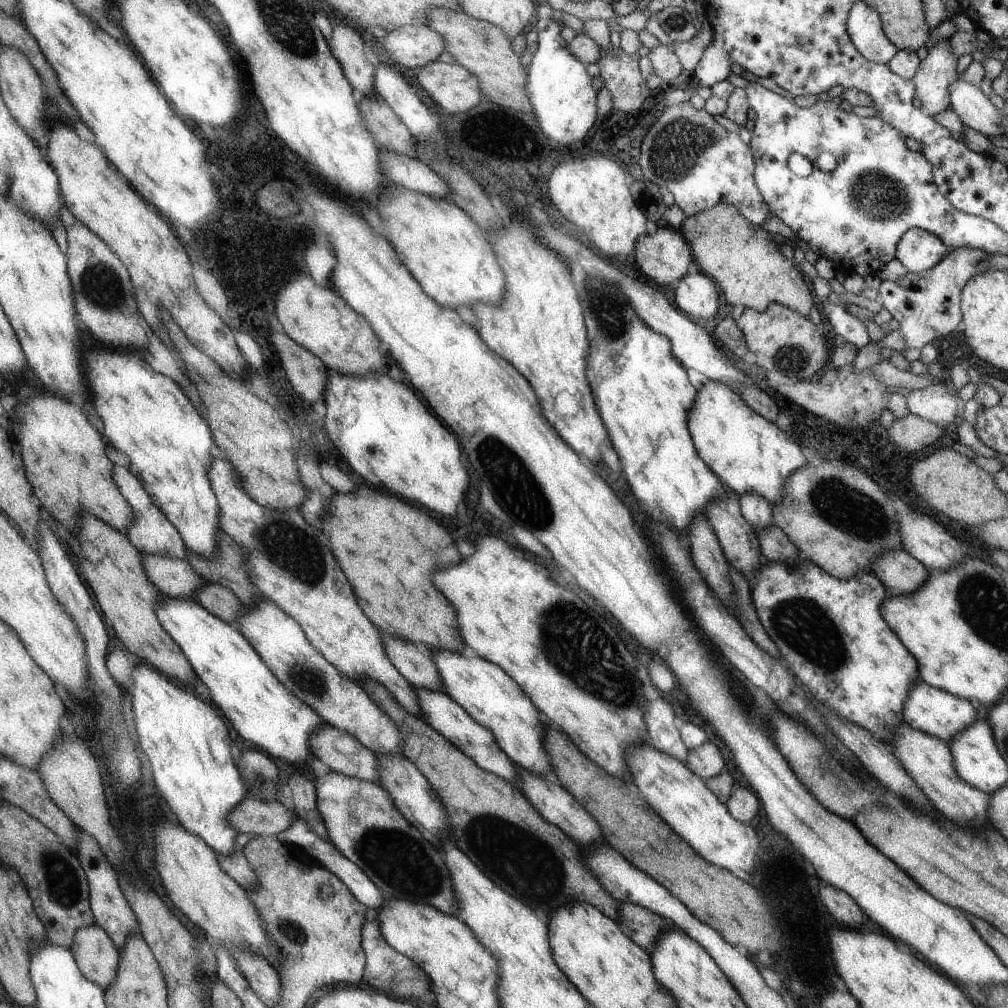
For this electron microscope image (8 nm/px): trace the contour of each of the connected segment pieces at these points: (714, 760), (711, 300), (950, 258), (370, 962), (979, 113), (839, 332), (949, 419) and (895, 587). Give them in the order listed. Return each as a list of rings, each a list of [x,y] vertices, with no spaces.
[[[708,740],[689,750],[686,765],[705,781],[724,770],[724,760],[722,760],[720,750]]]
[[[697,270],[684,276],[674,287],[674,304],[688,316],[705,318],[714,316],[720,308],[716,286],[704,272]]]
[[[958,247],[951,250],[936,265],[927,271],[907,273],[900,281],[882,281],[879,288],[881,306],[887,308],[898,320],[904,334],[905,348],[922,348],[928,343],[944,345],[946,336],[956,334],[962,322],[961,290],[971,276],[974,276],[988,262],[990,253],[979,248]]]
[[[367,910],[366,913],[366,930],[362,930],[362,948],[366,952],[366,972],[363,974],[363,982],[378,988],[383,993],[399,996],[402,999],[408,999],[408,996],[429,996],[429,979],[426,973],[413,963],[412,959],[400,954],[394,950],[382,936],[380,932],[380,921],[377,917],[376,910]]]
[[[958,76],[951,81],[949,91],[952,96],[951,109],[958,114],[965,126],[982,132],[989,140],[994,136],[1003,136],[1005,113],[982,92],[980,86]]]
[[[822,299],[820,302],[823,304],[828,322],[832,324],[838,338],[848,344],[853,344],[858,350],[869,343],[866,325],[857,317],[846,312],[843,300],[841,304],[828,304],[827,299]]]
[[[936,383],[925,389],[915,389],[906,397],[912,415],[937,424],[941,429],[960,421],[966,401],[948,383]]]
[[[903,548],[884,551],[869,566],[888,589],[889,596],[910,594],[930,576],[930,570]]]

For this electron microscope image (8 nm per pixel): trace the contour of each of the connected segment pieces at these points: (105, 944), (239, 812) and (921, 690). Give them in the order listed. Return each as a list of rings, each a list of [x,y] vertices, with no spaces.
[[[96,922],[82,927],[74,938],[71,952],[81,971],[102,988],[112,987],[120,966],[119,950],[112,937]]]
[[[246,797],[236,810],[229,812],[229,824],[238,833],[274,836],[289,829],[296,817],[298,814],[282,805],[279,800],[265,803]]]
[[[918,680],[918,684],[909,690],[908,700],[906,700],[903,710],[904,722],[907,725],[915,729],[922,729],[922,732],[927,732],[946,742],[956,739],[958,733],[977,720],[977,711],[969,700],[934,688],[922,680]]]

